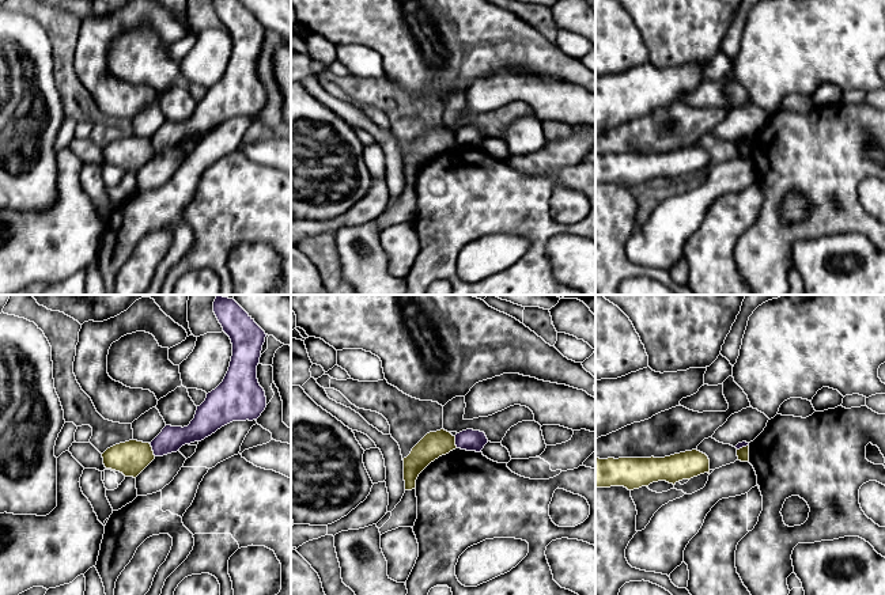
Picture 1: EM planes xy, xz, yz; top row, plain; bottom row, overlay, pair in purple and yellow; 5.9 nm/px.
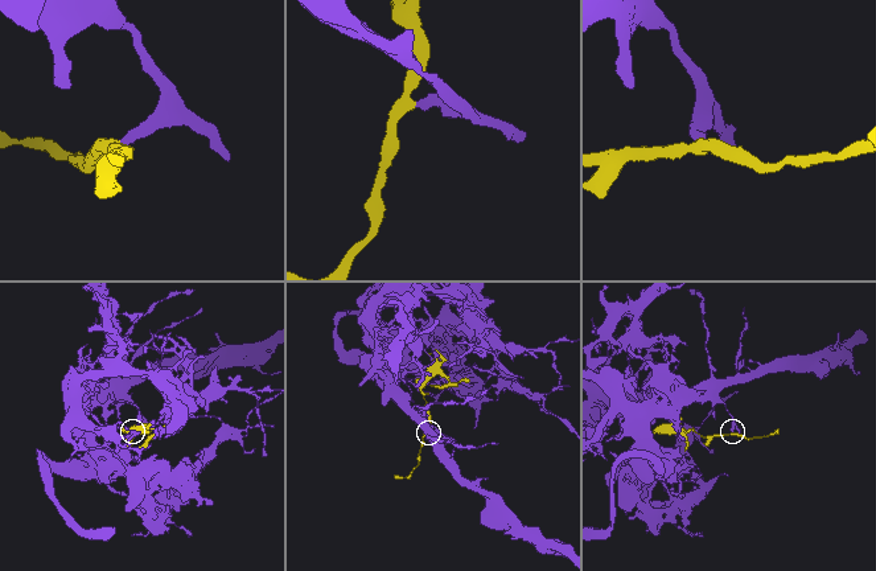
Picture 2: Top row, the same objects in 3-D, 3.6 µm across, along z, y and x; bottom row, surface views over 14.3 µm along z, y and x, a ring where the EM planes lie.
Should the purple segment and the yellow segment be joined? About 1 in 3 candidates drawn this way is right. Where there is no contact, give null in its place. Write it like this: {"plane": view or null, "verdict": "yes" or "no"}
{"plane": "xy", "verdict": "yes"}

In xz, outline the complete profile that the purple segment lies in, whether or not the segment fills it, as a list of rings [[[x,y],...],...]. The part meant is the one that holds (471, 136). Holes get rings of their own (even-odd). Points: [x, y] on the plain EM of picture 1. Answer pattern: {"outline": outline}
{"outline": [[[445,125],[427,129],[402,155],[405,186],[415,185],[419,170],[439,152],[455,144],[481,148],[487,139],[485,129],[473,125],[462,126],[455,132]]]}

